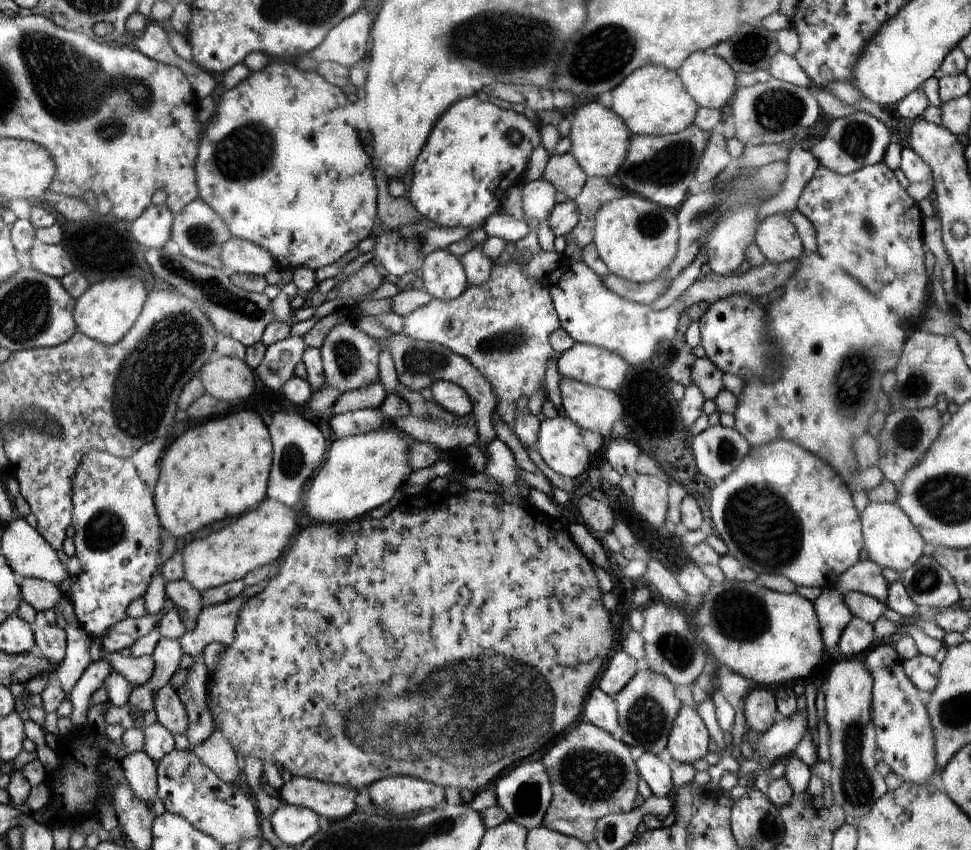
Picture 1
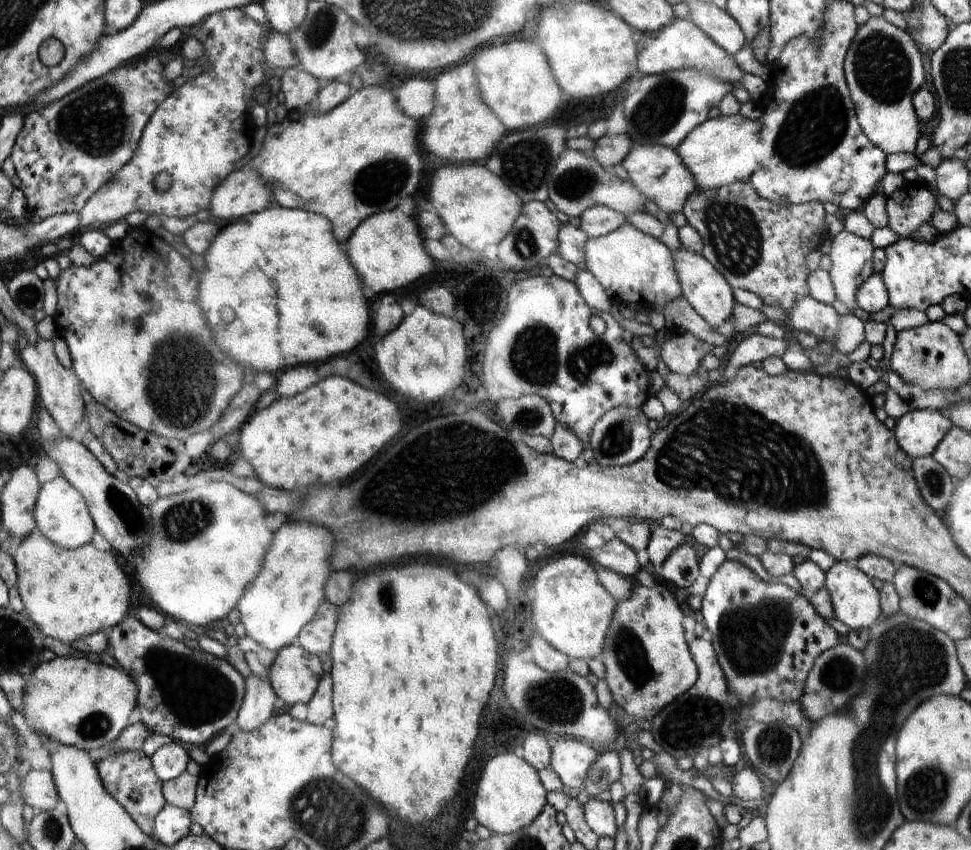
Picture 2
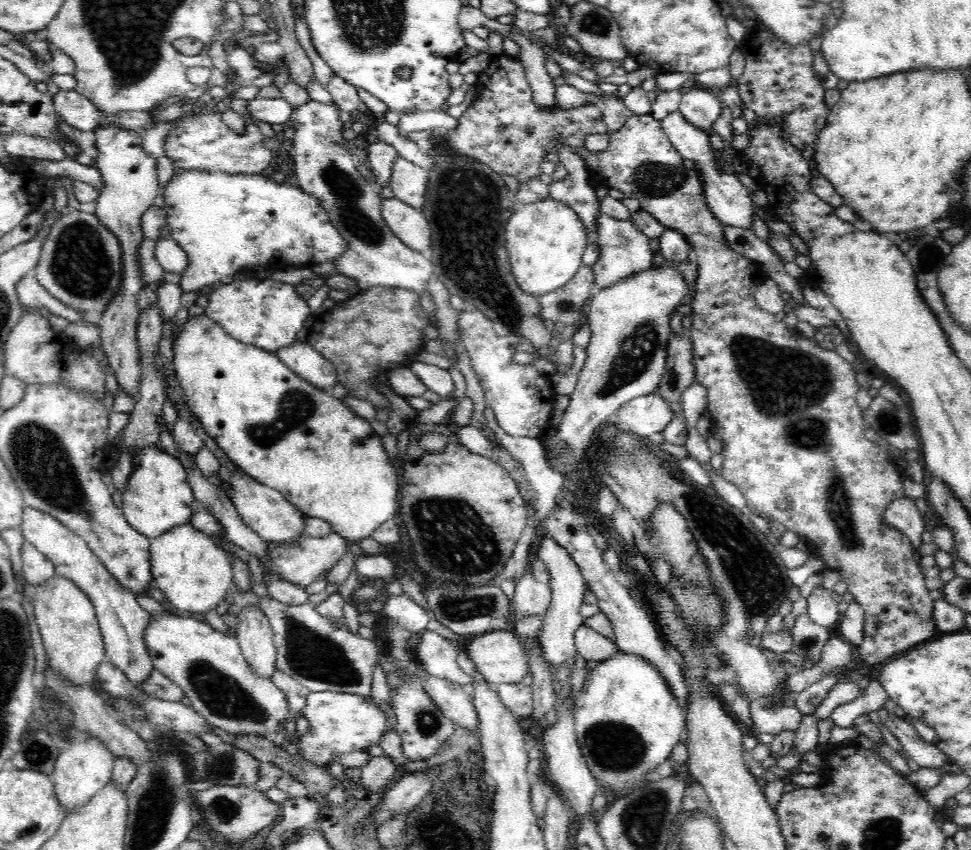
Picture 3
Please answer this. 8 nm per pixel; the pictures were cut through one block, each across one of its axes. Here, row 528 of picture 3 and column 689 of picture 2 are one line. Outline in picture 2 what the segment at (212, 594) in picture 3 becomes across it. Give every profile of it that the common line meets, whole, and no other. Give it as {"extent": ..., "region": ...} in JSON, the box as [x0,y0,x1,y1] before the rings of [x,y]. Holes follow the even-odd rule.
{"extent":[622,145,697,213],"region":[[[641,145],[631,149],[622,162],[626,168],[631,183],[643,194],[653,209],[664,213],[682,212],[685,202],[697,188],[692,173],[682,162],[680,155],[670,147],[662,145]]]}

